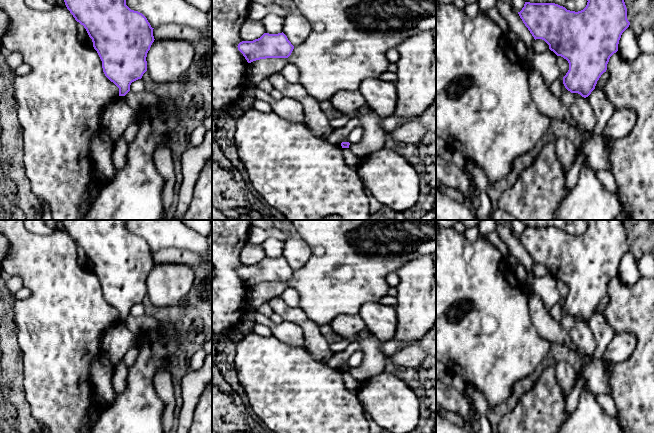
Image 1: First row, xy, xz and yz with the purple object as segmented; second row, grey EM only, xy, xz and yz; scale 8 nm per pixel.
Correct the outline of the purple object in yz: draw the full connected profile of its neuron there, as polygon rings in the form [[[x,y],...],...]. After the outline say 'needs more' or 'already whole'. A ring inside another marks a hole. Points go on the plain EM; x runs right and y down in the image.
[[[587,220],[587,225],[586,231],[578,236],[567,234],[555,227],[530,226],[525,226],[522,234],[518,236],[535,264],[544,264],[551,275],[568,285],[569,294],[563,301],[563,308],[568,315],[578,317],[584,322],[591,318],[601,299],[606,296],[610,281],[618,275],[622,257],[630,249],[623,220]]]; already whole

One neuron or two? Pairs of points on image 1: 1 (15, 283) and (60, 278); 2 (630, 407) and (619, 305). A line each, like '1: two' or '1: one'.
1: two
2: one

